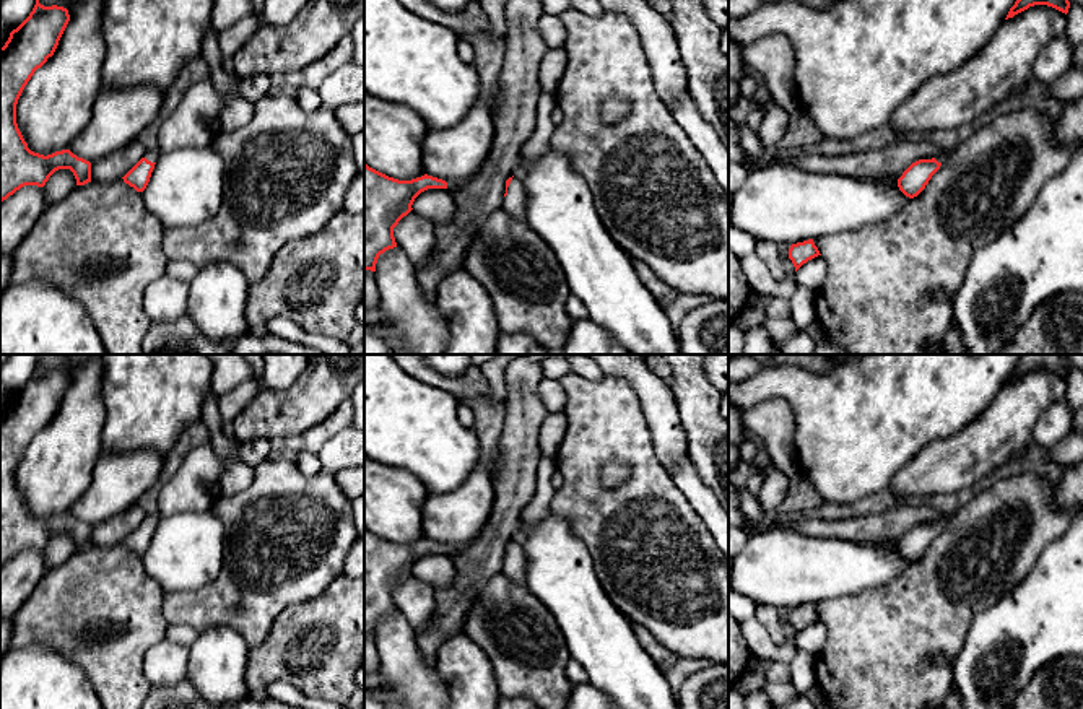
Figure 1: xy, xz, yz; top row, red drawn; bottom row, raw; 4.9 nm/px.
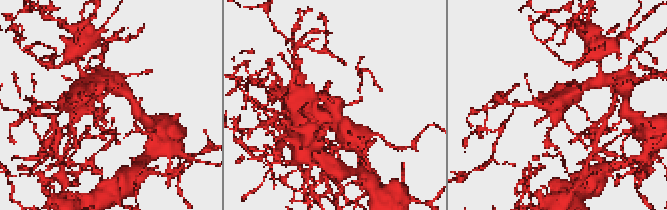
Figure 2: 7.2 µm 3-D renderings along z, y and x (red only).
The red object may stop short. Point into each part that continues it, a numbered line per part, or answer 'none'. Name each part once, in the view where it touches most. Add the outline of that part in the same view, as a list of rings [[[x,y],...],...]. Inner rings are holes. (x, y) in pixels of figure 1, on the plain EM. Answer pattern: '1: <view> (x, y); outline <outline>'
1: xz (514, 566); outline [[[515,538],[507,551],[507,559],[504,561],[504,571],[511,581],[527,587],[525,574],[525,553],[520,542]]]

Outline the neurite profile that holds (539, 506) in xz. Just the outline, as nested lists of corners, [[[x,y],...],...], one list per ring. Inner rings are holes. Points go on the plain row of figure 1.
[[[542,455],[537,468],[535,494],[522,511],[525,524],[533,525],[540,522],[551,509],[551,499],[555,496],[553,476],[558,472],[555,457]]]

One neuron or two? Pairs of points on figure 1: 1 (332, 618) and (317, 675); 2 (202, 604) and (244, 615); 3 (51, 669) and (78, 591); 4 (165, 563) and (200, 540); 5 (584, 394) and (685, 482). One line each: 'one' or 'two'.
1: one
2: one
3: two
4: one
5: two

